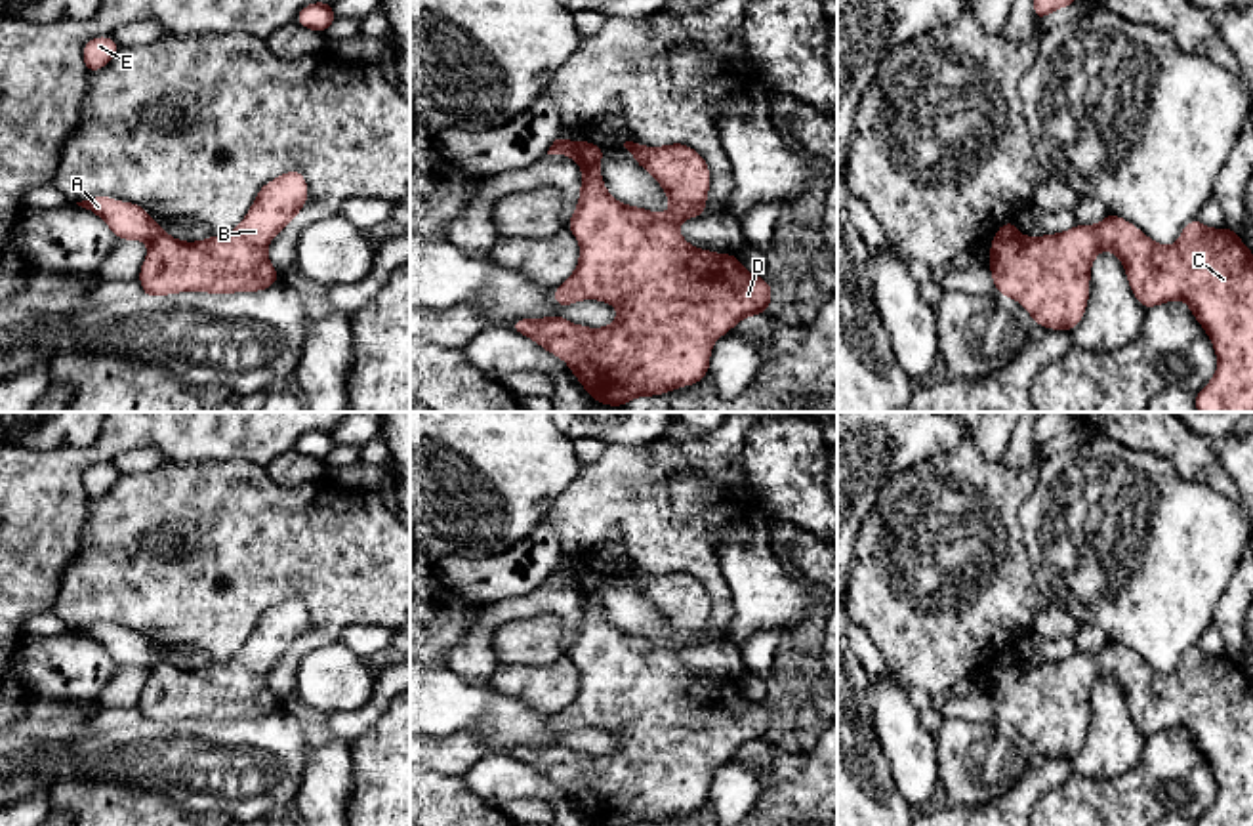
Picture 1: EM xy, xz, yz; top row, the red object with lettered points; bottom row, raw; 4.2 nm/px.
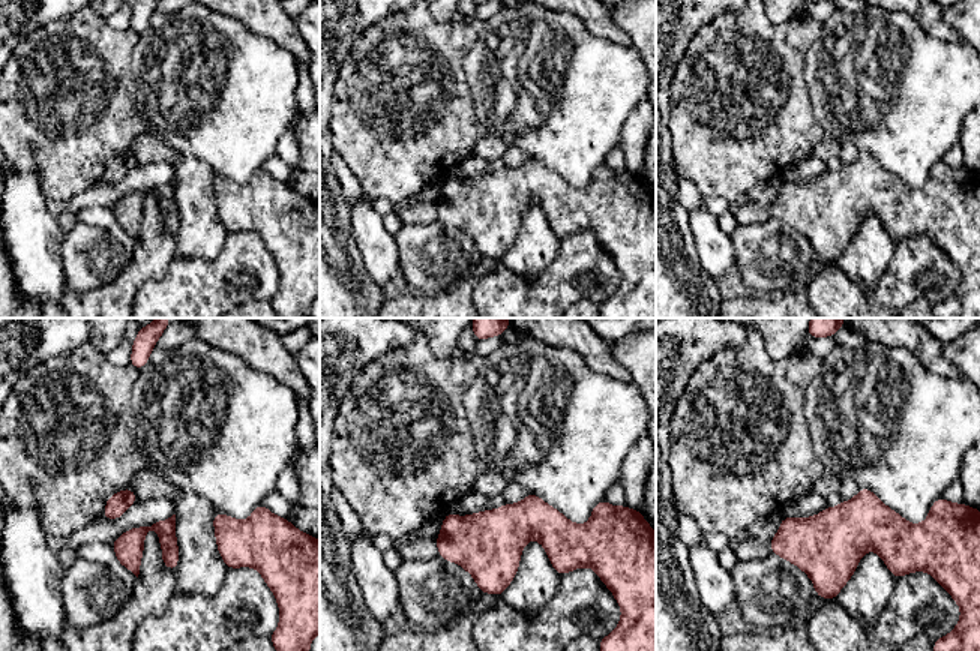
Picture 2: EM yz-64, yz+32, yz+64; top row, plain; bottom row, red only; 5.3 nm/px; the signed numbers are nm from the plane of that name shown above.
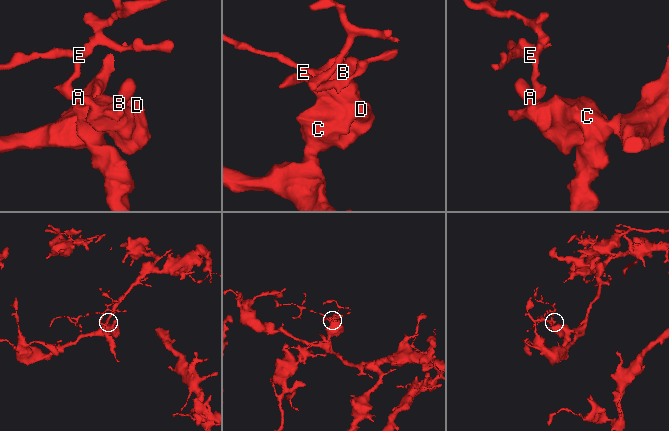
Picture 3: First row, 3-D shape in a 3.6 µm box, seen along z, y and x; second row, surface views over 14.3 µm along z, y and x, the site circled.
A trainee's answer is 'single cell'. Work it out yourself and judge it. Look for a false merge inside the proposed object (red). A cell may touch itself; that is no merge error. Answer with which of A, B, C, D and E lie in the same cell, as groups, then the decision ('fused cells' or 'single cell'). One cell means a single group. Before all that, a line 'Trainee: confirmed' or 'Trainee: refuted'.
Trainee: refuted
groups A E / B C D; fused cells

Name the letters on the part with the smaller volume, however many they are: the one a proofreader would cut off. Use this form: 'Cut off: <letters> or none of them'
Cut off: A, E

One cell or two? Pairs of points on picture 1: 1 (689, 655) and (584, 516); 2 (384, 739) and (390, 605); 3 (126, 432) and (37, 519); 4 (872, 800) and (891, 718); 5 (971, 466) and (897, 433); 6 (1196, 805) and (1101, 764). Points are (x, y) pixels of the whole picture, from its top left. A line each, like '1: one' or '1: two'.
1: two
2: two
3: one
4: two
5: two
6: two

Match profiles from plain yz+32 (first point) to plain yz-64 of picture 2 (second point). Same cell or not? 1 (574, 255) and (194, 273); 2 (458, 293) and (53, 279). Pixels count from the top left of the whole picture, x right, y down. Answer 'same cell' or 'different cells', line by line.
1: same cell
2: different cells

